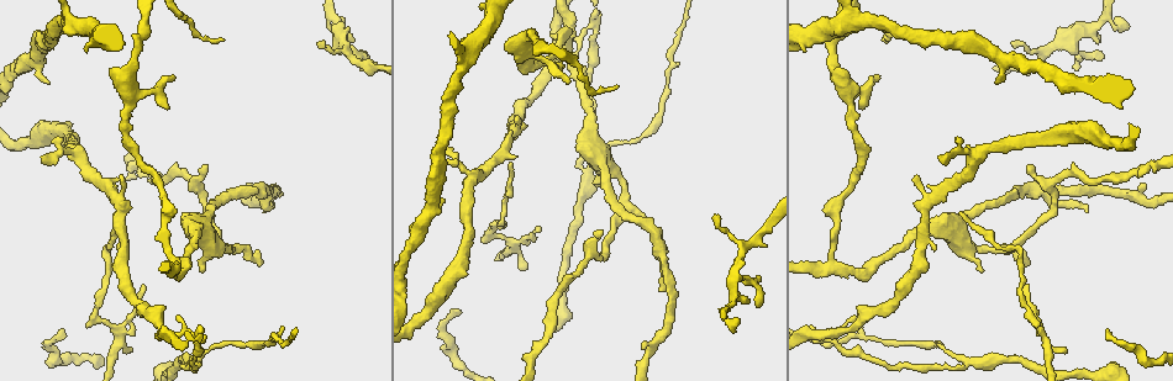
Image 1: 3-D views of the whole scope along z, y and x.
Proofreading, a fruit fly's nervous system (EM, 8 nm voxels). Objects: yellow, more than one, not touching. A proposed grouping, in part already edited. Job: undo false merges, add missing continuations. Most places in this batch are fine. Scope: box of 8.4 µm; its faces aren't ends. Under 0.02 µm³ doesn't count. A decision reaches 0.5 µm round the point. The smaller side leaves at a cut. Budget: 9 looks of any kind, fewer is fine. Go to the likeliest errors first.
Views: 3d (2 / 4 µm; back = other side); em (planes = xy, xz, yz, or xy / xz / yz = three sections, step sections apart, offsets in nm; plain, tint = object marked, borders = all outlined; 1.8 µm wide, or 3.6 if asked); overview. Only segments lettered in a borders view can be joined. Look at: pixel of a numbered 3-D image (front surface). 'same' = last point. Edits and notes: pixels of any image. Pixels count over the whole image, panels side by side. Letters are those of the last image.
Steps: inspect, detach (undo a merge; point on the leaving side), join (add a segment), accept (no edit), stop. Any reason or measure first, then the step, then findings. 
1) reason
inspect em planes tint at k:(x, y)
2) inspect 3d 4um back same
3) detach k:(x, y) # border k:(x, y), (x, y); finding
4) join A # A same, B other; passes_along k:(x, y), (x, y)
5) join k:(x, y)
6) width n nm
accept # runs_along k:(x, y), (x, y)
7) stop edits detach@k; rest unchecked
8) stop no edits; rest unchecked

inspect 3d 4um at 1:(1073, 35)

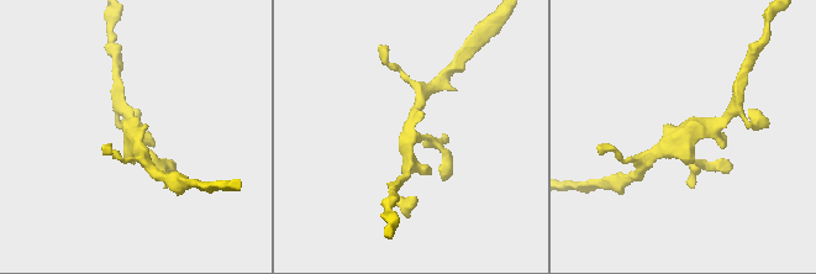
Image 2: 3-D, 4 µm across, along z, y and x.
inspect em planes borders at 2:(133, 134)

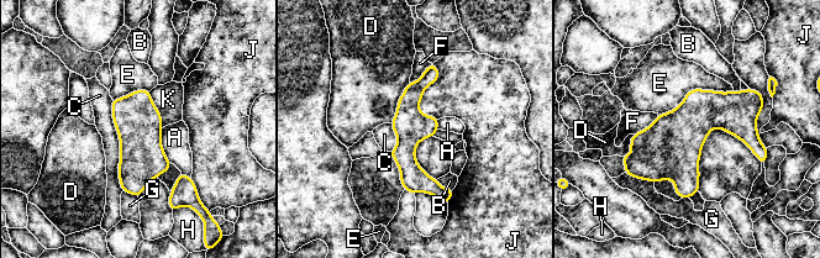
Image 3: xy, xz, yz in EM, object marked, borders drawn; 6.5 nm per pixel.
longest_contact C 600 nm
accept # A other, B other, C other, D other, E other, F other, G other, H other, J other, K other; runs_along 3:(431, 68), (409, 101), (408, 164), (443, 196); one neuron here

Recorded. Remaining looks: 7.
free end
inspect em xz step 16 borders at 1:(49, 81)

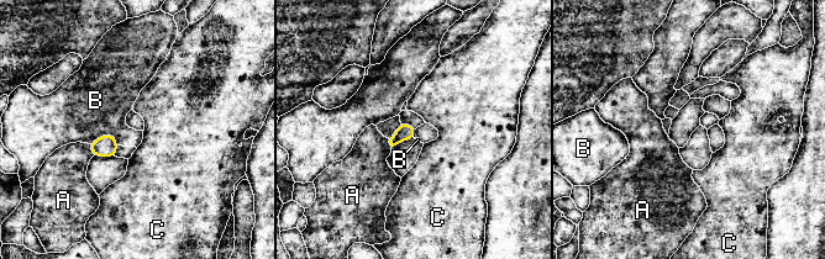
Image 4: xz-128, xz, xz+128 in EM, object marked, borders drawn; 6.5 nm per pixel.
longest_contact B 190 nm
accept # A other, B other, C other; border 4:(117, 142), (101, 135), (89, 143); no lettered segment goes on from it

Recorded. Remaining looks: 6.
branch point
inspect em 3.6um planes plain at 1:(472, 180)

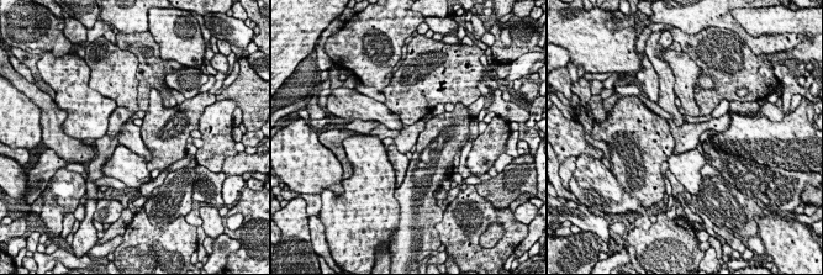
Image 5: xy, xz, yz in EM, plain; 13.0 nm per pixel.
inspect em 3.6um planes tint same

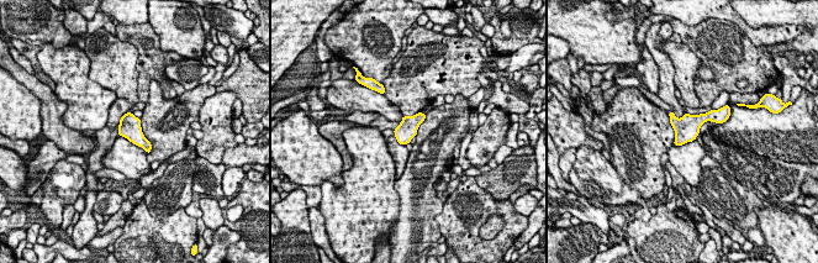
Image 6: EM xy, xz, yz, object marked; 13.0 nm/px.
inspect em 3.6um planes borders same

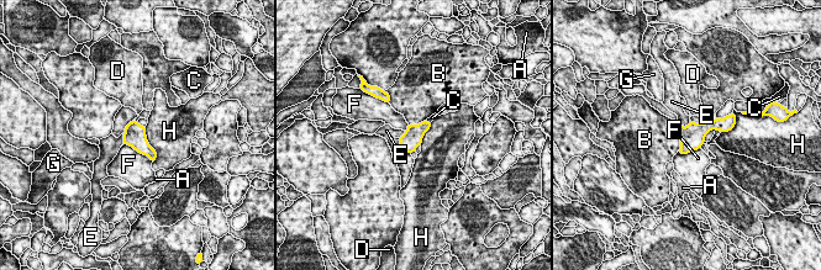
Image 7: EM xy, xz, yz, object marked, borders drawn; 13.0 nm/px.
accept # A other, B other, C other, D other, E other, F other, G other, H other; border 7:(145, 127), (156, 153), (152, 163); all the same neuron

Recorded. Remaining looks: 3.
tapers out
inspect 3d 2um at 1:(659, 288)

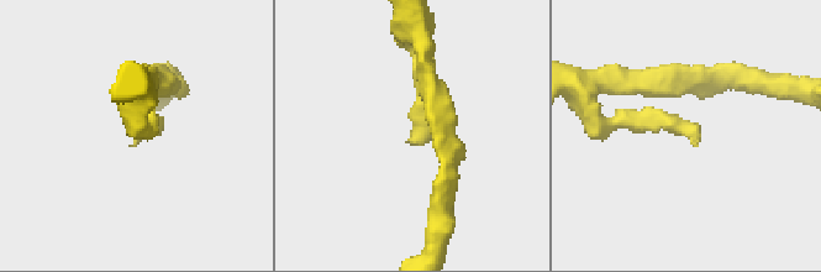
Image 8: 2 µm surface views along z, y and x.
inspect em planes borders at 8:(697, 134)

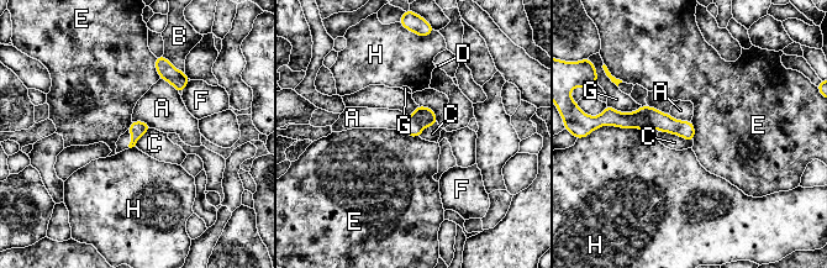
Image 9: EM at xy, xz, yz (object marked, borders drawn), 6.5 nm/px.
accept # A other, B other, C other, D other, E other, F other, G other, H other; runs_along 9:(617, 119), (656, 119), (691, 135); no lettered segment goes on from it

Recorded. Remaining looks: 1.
stop no edits; rest unchecked

